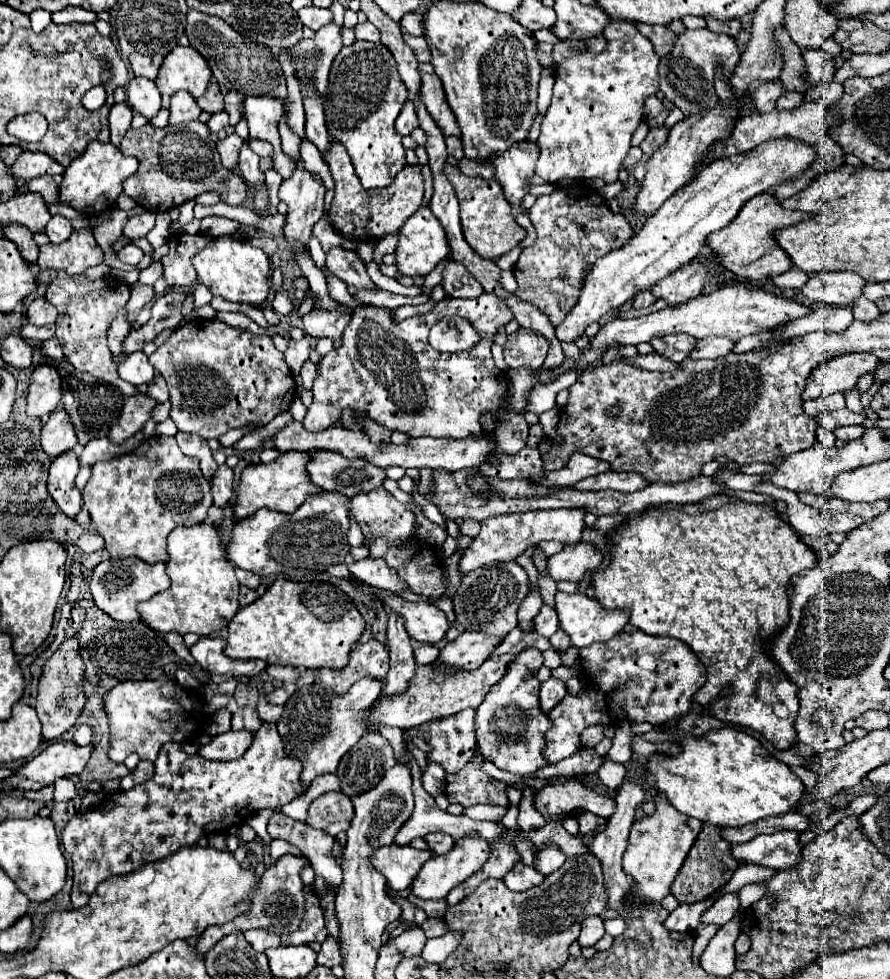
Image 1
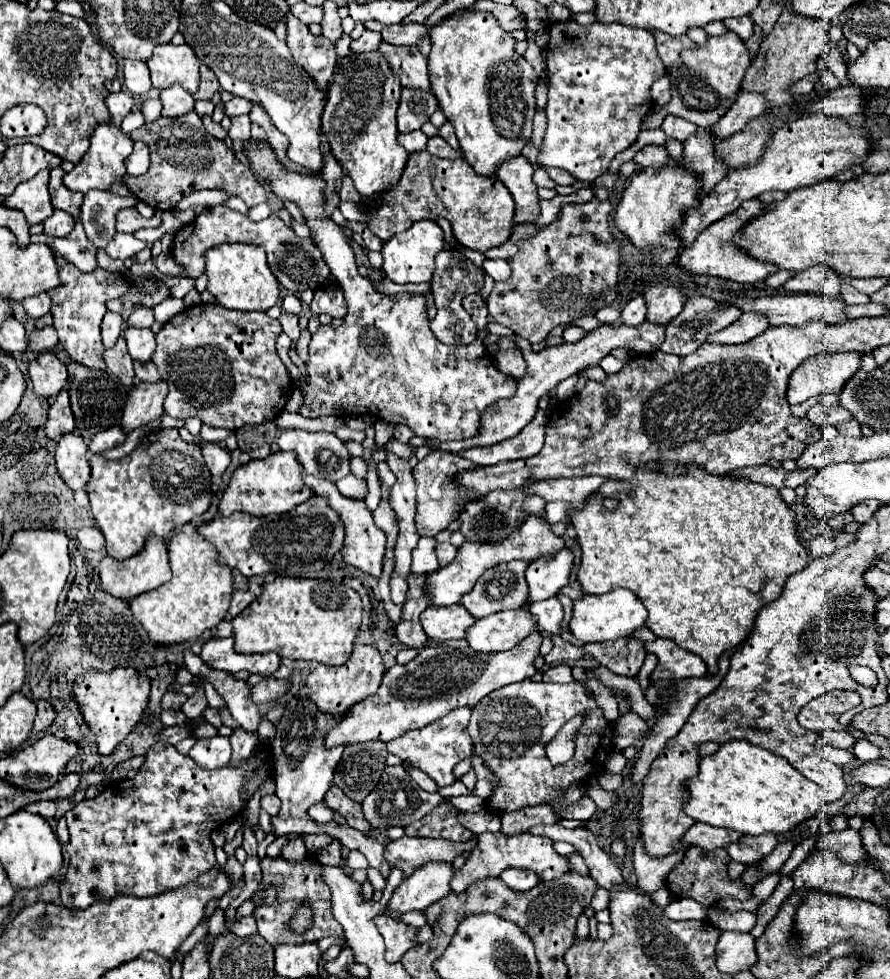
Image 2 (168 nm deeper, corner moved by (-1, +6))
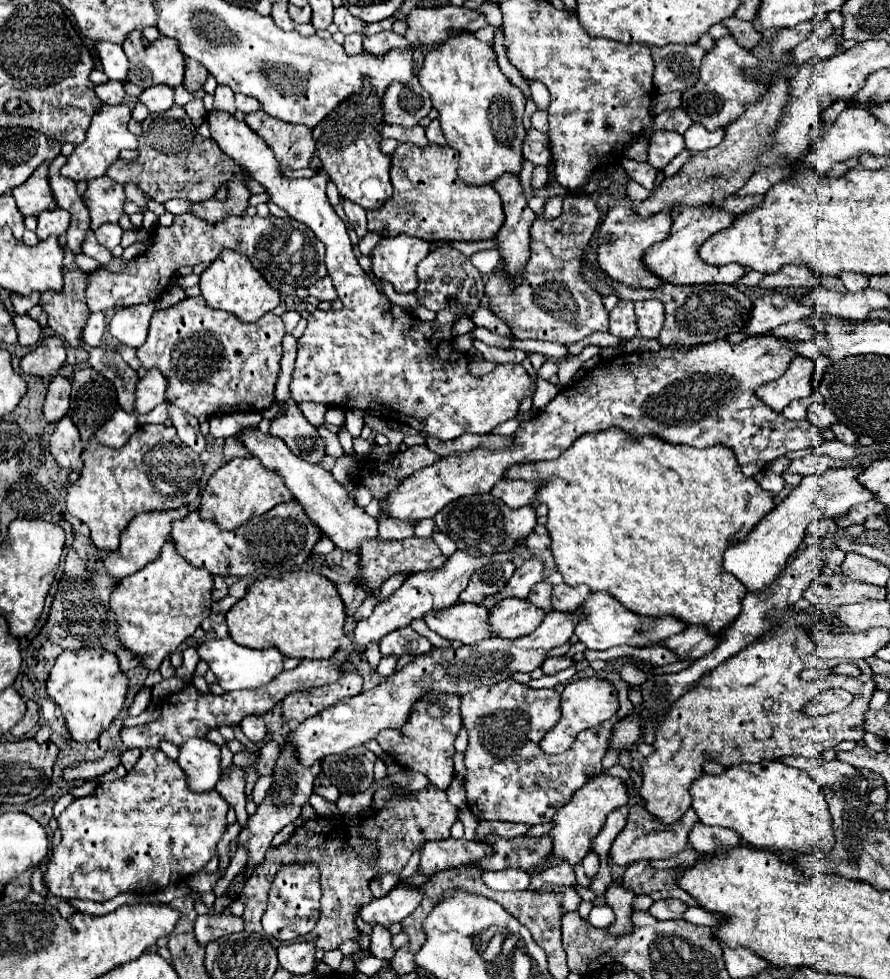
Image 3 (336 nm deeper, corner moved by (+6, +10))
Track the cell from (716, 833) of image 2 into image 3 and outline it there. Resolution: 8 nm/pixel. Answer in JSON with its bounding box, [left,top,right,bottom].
[608,800,698,866]

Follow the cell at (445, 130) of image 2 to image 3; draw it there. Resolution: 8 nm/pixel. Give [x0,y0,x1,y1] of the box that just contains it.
[426,120,446,146]

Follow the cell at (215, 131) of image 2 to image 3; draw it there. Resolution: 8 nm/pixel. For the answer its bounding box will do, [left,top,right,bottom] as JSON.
[184,100,206,128]

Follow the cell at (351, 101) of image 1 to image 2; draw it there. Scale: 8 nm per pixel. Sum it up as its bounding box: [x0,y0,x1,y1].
[323,50,409,196]

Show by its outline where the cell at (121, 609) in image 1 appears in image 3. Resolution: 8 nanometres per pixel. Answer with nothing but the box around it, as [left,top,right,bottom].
[104,510,180,580]

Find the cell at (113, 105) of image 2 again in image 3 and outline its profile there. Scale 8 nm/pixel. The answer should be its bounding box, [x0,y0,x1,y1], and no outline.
[96,80,124,104]

